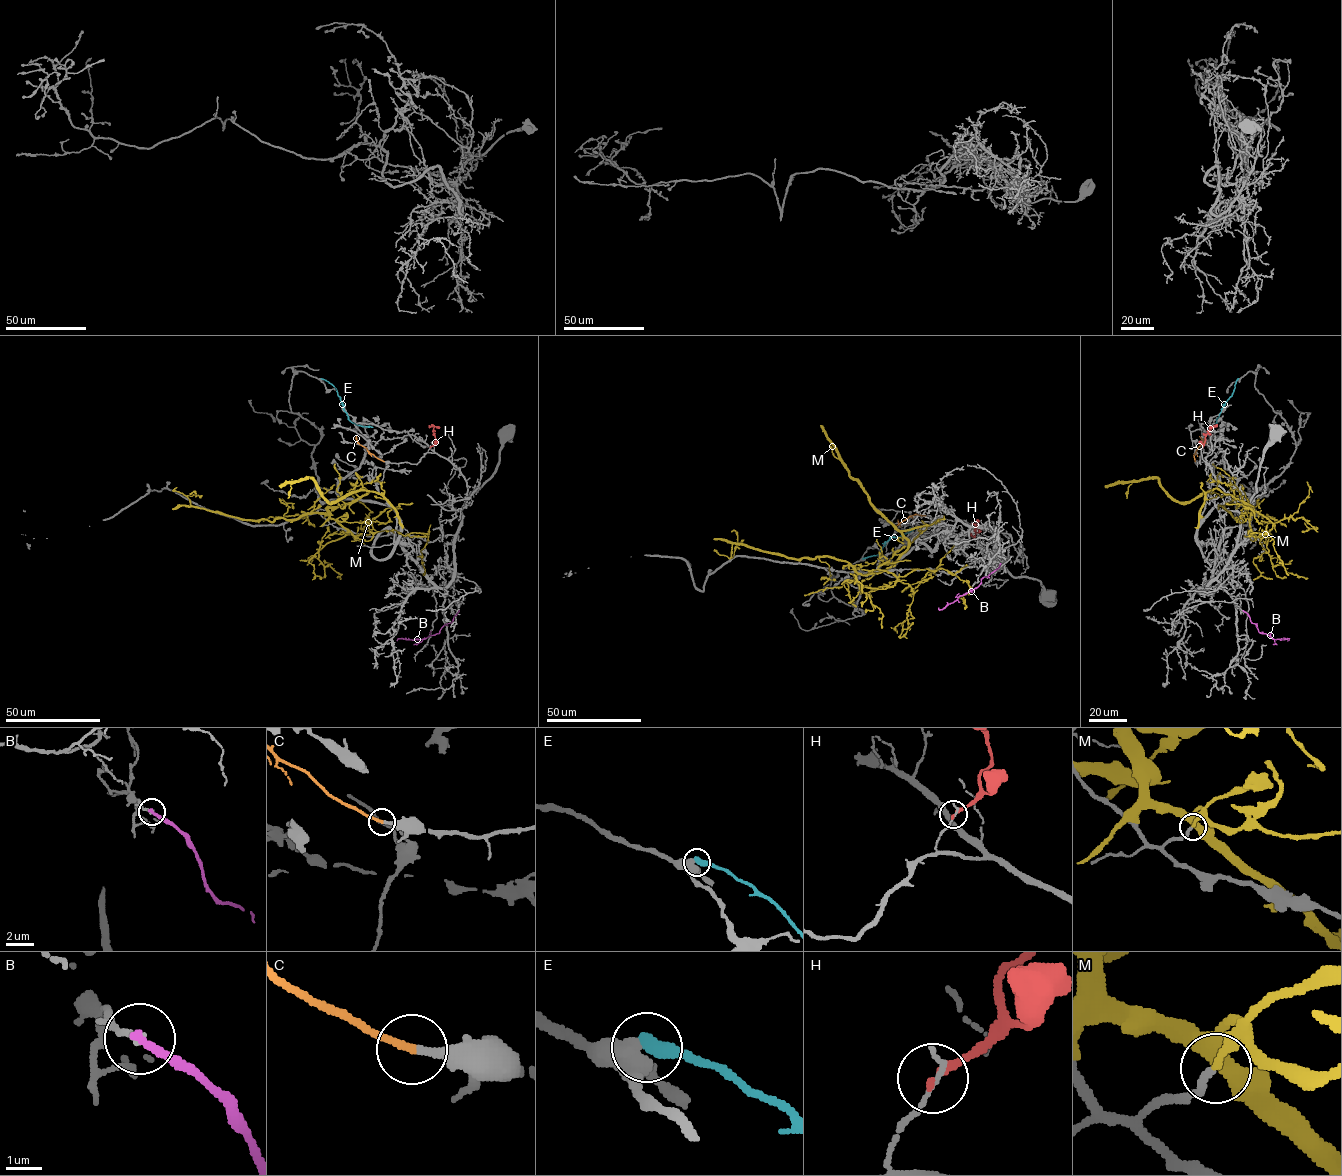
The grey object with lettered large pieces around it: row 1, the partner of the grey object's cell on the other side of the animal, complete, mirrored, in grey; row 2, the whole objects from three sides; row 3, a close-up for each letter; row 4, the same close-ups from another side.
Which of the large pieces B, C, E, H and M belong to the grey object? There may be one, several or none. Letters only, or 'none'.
C

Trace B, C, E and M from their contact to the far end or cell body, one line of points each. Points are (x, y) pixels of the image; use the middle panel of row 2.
B: (1000, 563), (981, 579), (977, 587), (942, 609), (938, 607)
C: (925, 515), (909, 516), (899, 524), (897, 520)
E: (863, 558), (877, 554), (889, 538), (914, 529)
M: (877, 567), (869, 573), (890, 567), (907, 548), (908, 540), (871, 504), (868, 495), (850, 475), (820, 425)

